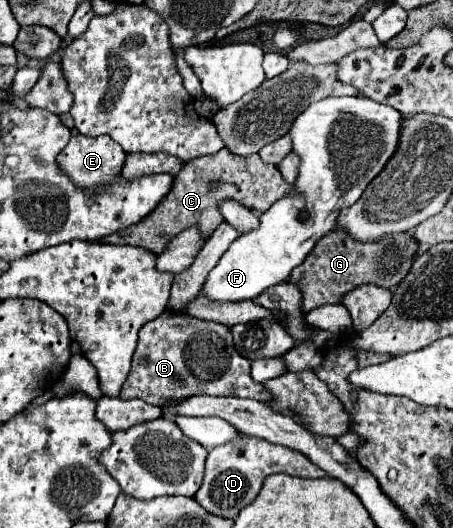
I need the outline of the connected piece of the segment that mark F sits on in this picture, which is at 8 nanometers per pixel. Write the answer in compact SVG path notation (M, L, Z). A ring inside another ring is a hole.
M362 96L324 98L310 104L294 120L290 128L290 136L294 140L294 152L300 156L298 178L290 194L286 194L284 198L274 202L270 210L260 214L260 226L254 232L242 234L230 244L226 254L220 258L218 266L212 268L212 272L208 274L206 284L202 288L204 294L212 300L230 300L230 302L252 300L258 294L262 294L266 288L284 282L290 276L290 272L296 266L300 266L304 258L314 250L316 242L336 228L338 212L358 202L370 180L374 180L374 176L378 176L378 172L382 172L382 168L390 162L390 156L394 156L394 152L398 150L402 120L404 116L398 110ZM302 212L308 212L308 218L302 218Z

